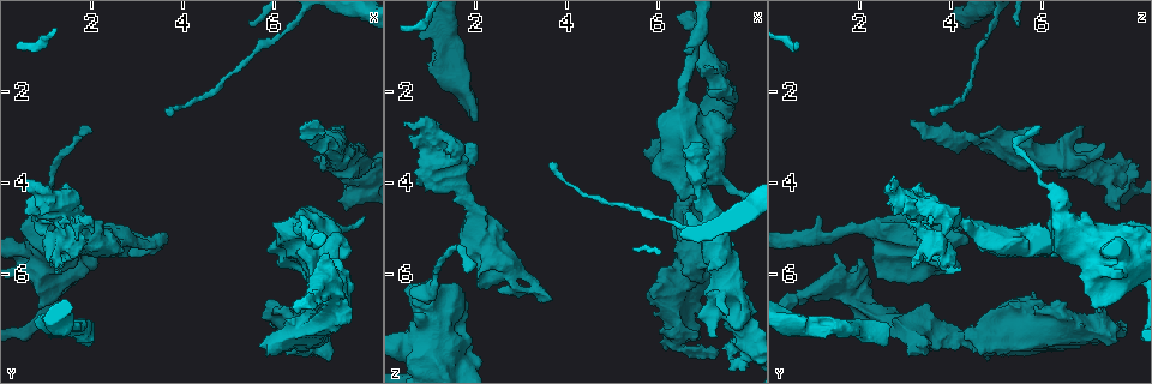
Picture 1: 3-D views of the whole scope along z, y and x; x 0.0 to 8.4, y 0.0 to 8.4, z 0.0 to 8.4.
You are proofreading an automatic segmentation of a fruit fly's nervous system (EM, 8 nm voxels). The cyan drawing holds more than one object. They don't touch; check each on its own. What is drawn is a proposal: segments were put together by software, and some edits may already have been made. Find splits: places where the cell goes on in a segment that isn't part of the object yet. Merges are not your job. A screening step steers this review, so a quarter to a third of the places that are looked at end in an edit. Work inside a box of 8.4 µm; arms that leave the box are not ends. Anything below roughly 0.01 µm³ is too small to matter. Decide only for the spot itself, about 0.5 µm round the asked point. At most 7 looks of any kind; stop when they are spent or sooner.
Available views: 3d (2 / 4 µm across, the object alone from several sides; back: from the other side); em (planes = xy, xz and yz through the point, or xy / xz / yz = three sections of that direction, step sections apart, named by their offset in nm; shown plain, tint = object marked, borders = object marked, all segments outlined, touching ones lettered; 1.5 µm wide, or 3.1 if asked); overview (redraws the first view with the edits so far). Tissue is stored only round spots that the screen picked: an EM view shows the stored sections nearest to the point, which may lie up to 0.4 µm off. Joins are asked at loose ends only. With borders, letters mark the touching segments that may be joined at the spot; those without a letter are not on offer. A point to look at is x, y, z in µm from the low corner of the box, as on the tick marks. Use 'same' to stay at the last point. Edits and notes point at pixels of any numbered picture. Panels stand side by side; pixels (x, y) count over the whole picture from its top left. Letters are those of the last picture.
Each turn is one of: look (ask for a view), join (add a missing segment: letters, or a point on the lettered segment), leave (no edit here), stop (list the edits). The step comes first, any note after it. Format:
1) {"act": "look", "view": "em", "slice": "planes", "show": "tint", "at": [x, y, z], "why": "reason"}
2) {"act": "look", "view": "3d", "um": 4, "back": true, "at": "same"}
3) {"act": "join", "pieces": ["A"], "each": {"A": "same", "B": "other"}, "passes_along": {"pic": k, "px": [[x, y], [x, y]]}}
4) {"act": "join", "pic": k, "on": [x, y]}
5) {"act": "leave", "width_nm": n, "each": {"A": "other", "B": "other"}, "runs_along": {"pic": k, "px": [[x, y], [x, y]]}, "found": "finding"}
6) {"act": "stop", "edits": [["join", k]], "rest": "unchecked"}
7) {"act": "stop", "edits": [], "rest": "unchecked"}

{"act": "look", "view": "em", "slice": "xz", "step": 8, "show": "tint", "at": [1.95, 7.60, 2.60], "why": "free end"}

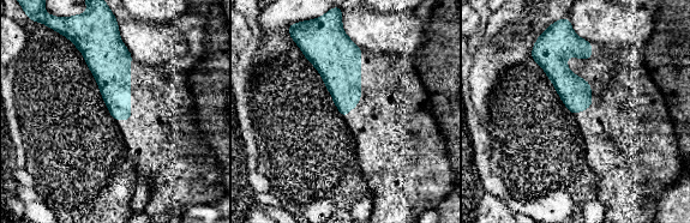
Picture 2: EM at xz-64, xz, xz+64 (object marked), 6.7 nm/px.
{"act": "look", "view": "em", "slice": "planes", "show": "borders", "at": "same", "why": "another direction"}

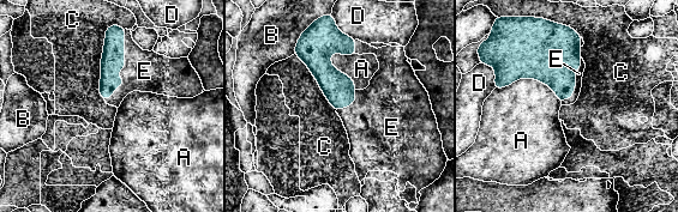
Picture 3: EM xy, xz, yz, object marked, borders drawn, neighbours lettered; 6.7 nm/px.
{"act": "join", "pieces": ["E"], "longest_contact_nm": ["C", 500], "each": {"A": "other", "B": "other", "C": "other", "D": "other", "E": "same"}, "passes_along": {"pic": 3, "px": [[113, 59], [122, 68], [144, 71]]}, "found": "it goes on there"}

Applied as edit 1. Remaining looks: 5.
{"act": "look", "view": "3d", "um": 4, "at": [7.25, 7.80, 4.85], "why": "branch stops here"}

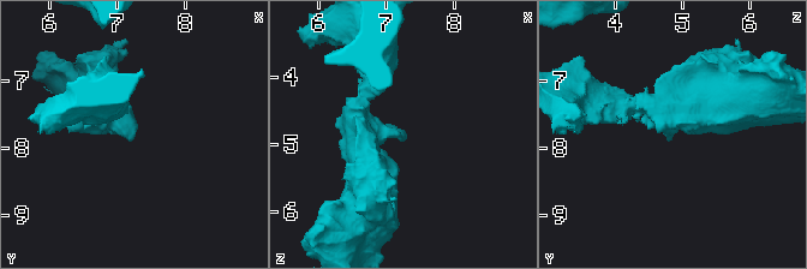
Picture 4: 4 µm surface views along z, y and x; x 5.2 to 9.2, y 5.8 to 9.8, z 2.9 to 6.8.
{"act": "look", "view": "em", "slice": "planes", "show": "tint", "at": [7.20, 7.85, 4.80], "why": "now the EM"}

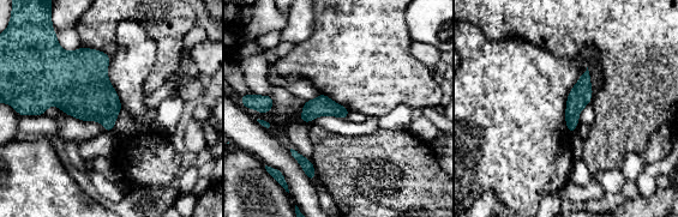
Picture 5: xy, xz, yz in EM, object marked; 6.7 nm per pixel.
{"act": "look", "view": "em", "slice": "planes", "show": "borders", "at": "same", "why": "what lies round it"}

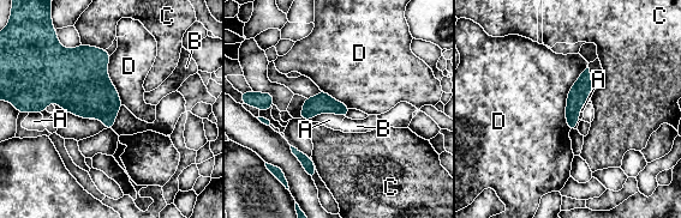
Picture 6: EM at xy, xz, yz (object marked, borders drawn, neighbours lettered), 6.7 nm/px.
{"act": "leave", "each": {"A": "other", "B": "other", "C": "other", "D": "other"}, "border": {"pic": 6, "px": [[587, 64], [569, 90], [568, 131]]}, "found": "no lettered segment goes on from it"}

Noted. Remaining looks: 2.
{"act": "look", "view": "em", "slice": "xy", "step": 8, "show": "borders", "at": [6.60, 4.75, 1.20], "why": "free end"}

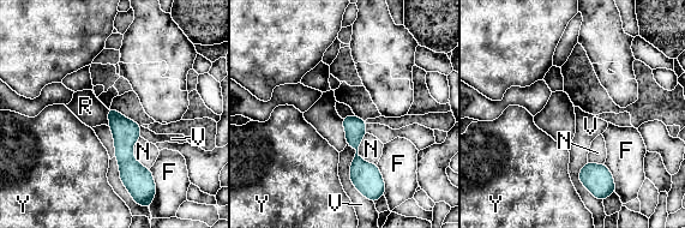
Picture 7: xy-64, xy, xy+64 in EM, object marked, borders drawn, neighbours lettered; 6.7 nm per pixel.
{"act": "leave", "each": {"F": "other", "N": "other", "R": "other", "V": "other", "Y": "other"}, "border": {"pic": 7, "px": [[347, 143], [362, 196]]}, "found": "no lettered segment goes on from it"}

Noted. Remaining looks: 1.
{"act": "stop", "edits": [["join", 3]], "rest": "unchecked"}

